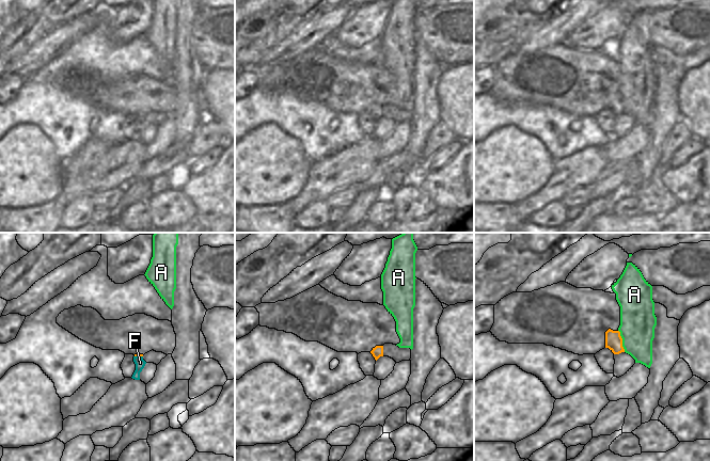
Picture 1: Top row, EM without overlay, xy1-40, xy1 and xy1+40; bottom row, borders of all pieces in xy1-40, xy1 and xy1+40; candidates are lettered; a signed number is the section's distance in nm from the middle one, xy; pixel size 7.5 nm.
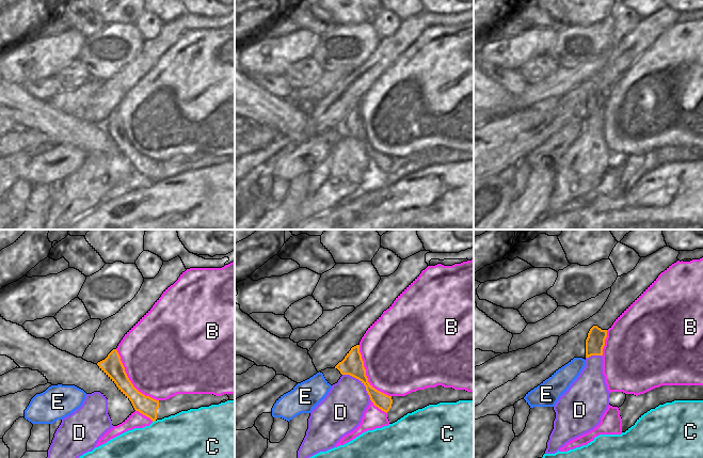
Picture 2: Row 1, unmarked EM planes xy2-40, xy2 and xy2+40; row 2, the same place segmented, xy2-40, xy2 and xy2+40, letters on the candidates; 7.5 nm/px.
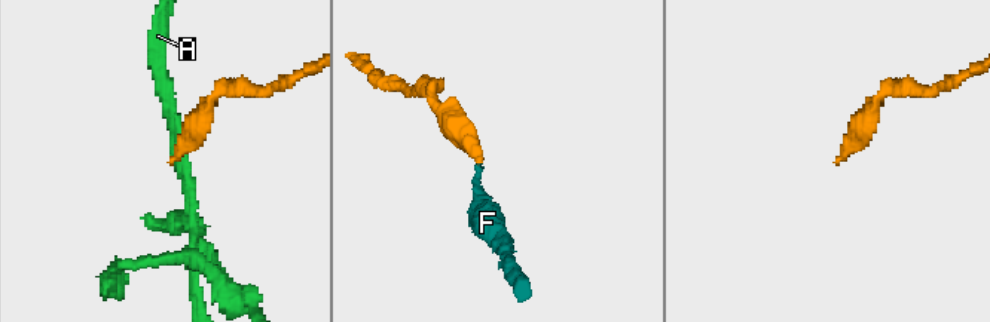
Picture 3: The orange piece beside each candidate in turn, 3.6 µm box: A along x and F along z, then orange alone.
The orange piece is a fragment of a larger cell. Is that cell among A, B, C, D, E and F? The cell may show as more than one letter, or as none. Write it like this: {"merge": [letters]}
{"merge": ["F"]}

